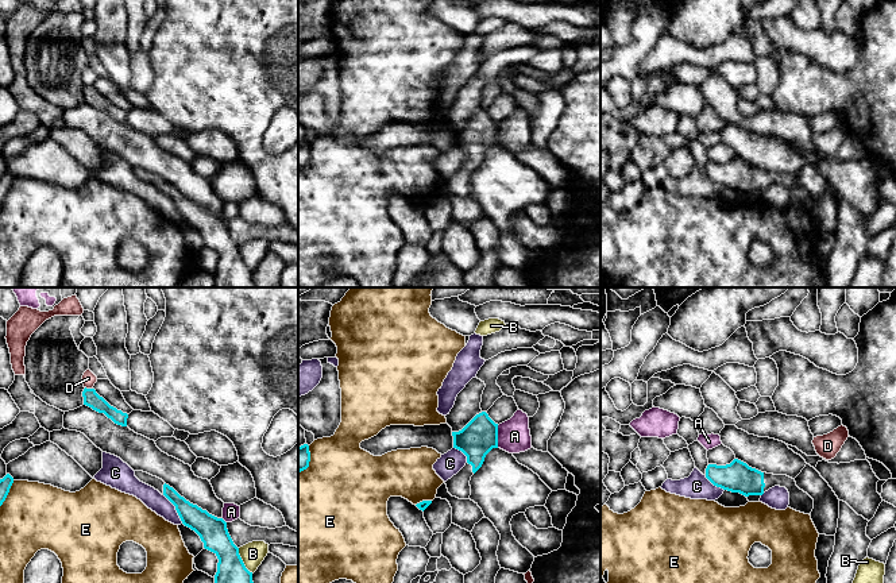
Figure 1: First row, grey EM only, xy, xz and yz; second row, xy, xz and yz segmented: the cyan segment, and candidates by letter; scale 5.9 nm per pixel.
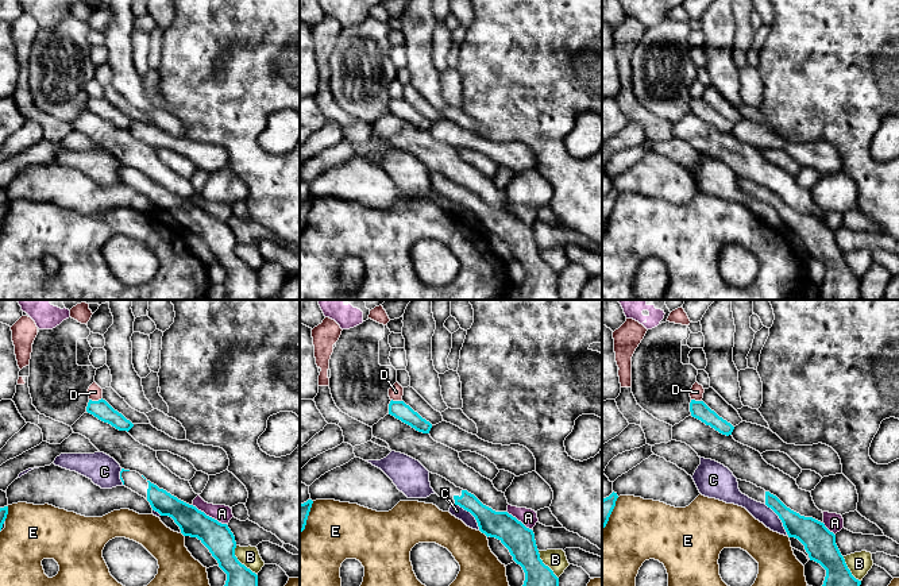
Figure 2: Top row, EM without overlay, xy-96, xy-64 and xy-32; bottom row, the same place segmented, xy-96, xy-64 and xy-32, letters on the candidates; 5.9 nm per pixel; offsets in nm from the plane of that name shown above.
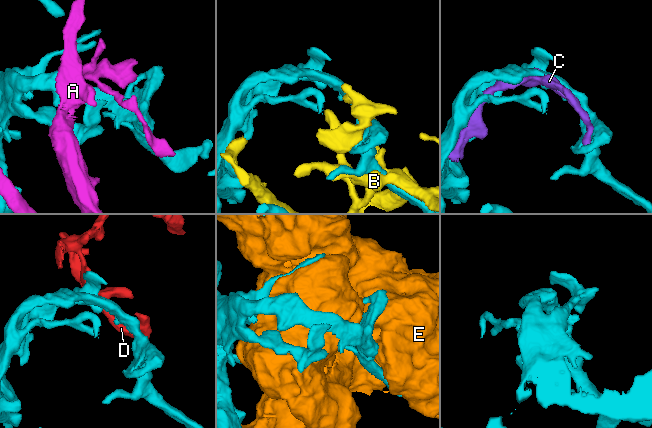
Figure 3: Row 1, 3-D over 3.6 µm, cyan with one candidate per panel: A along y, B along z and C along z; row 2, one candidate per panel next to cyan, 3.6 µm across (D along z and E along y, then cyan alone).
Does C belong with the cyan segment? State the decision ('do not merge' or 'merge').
do not merge

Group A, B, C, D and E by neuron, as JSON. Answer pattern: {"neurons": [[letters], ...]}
{"neurons": [["A"], ["B"], ["C"], ["D"], ["E"]]}

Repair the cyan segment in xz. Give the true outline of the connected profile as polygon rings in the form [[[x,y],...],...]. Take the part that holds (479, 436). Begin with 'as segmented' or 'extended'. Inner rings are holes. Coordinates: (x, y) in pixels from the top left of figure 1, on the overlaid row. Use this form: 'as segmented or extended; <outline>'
extended; [[[486,412],[476,414],[461,431],[452,432],[453,448],[467,456],[466,466],[445,482],[448,493],[459,499],[471,495],[471,476],[482,467],[486,455],[498,448],[498,424]]]

